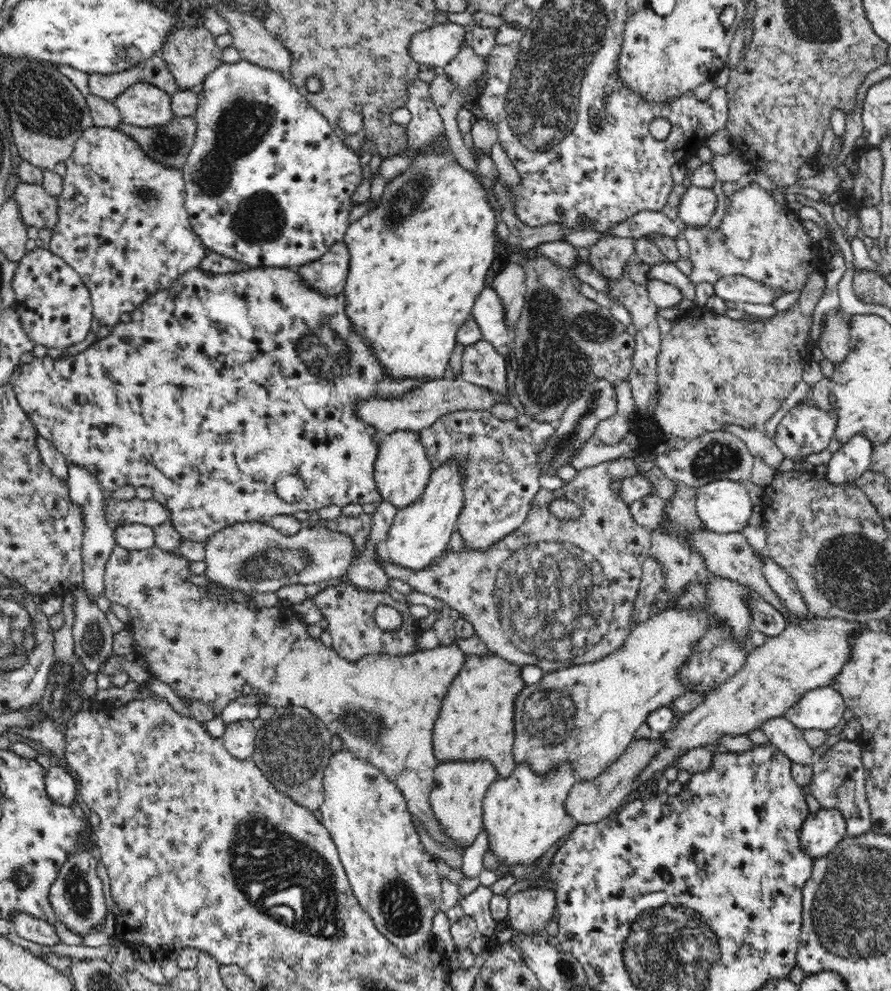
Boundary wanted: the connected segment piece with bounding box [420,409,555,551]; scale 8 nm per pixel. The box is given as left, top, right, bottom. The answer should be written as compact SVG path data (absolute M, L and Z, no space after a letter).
M480 409L446 414L421 431L422 447L433 468L451 459L464 462L464 504L457 527L468 549L485 550L522 526L541 488L539 480L544 471L540 456L554 434L555 424L537 422L526 415L504 421Z

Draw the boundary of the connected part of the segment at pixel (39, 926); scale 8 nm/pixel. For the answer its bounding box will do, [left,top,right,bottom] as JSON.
[10,912,61,947]

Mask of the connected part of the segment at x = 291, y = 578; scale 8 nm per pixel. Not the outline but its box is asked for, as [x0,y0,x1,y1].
[202,523,355,603]

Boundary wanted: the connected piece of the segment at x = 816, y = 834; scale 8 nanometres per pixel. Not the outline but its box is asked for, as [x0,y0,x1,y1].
[798,809,846,859]

